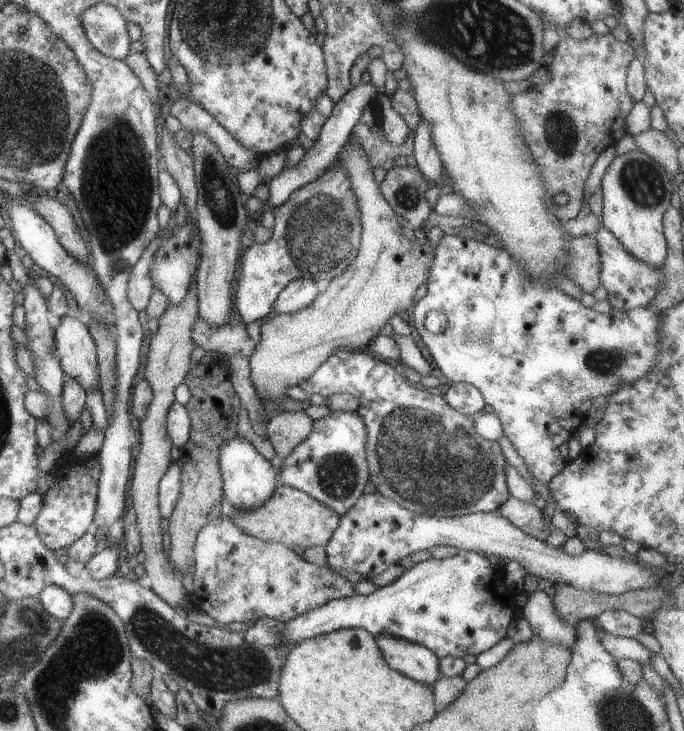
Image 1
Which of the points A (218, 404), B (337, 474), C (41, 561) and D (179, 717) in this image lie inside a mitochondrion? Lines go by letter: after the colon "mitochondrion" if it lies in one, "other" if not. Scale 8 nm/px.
A: other
B: mitochondrion
C: other
D: other

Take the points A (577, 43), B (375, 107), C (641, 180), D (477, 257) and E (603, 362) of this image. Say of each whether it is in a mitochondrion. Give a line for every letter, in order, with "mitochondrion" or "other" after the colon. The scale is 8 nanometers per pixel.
A: other
B: other
C: mitochondrion
D: other
E: mitochondrion

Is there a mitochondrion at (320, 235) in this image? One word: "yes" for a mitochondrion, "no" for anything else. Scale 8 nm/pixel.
yes

